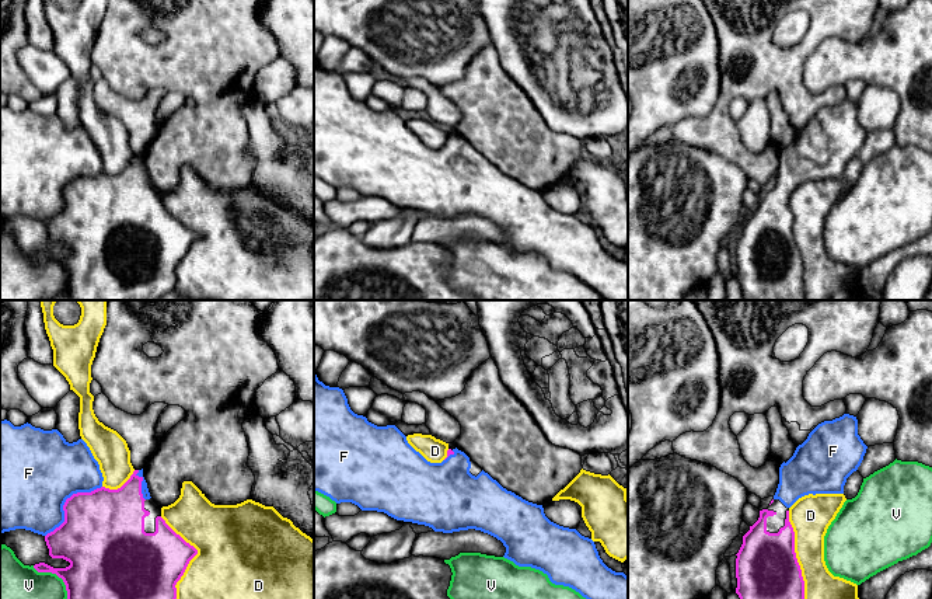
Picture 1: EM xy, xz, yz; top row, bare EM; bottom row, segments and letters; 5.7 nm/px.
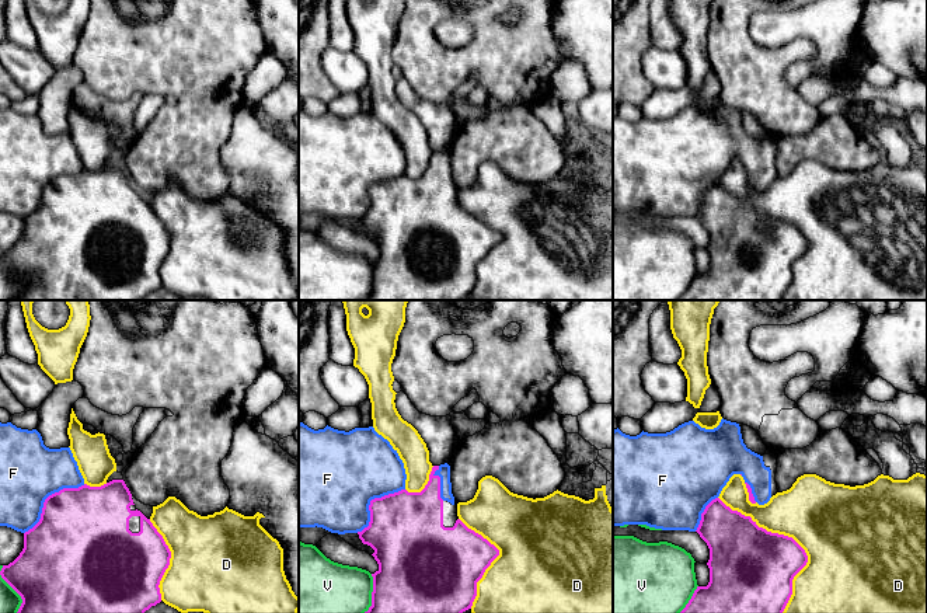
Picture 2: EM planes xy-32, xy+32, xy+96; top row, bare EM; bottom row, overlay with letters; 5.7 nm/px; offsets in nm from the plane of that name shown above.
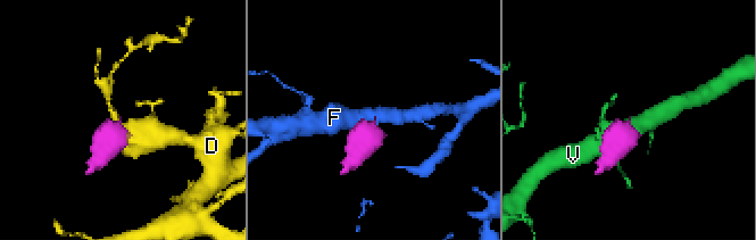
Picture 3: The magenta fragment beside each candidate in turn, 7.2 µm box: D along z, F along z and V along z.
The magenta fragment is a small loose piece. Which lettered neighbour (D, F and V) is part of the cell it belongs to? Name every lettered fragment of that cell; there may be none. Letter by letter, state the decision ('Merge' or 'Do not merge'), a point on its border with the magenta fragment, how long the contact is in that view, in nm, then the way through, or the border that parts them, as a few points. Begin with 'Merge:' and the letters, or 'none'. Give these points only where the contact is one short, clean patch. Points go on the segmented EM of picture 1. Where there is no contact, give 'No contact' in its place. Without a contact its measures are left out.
Merge: F
D: Do not merge. Touches magenta at yz (795, 554). Shared border 500 nm
F: Merge. Touches magenta at xy (65, 502). Shared border 440 nm
V: Do not merge. Touches magenta at xy (56, 574). Shared border 280 nm

